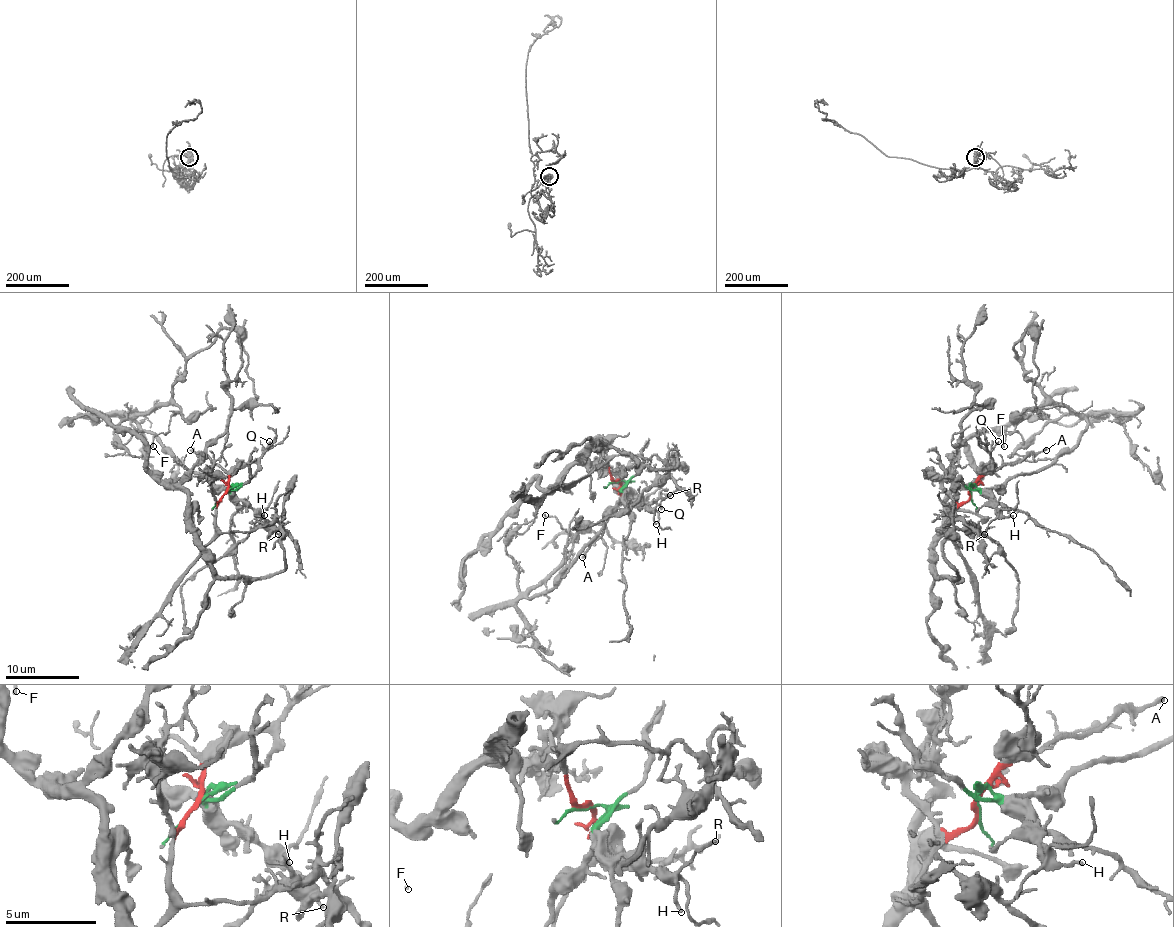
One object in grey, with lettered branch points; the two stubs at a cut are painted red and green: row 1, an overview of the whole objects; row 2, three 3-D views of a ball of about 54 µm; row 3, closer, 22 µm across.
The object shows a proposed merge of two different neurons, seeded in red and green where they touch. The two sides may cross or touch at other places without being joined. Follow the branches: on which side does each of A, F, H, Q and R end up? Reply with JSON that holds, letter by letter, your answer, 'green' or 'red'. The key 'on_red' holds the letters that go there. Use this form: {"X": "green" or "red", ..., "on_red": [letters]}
{"A": "red", "F": "green", "H": "green", "Q": "red", "R": "green", "on_red": ["A", "Q"]}

